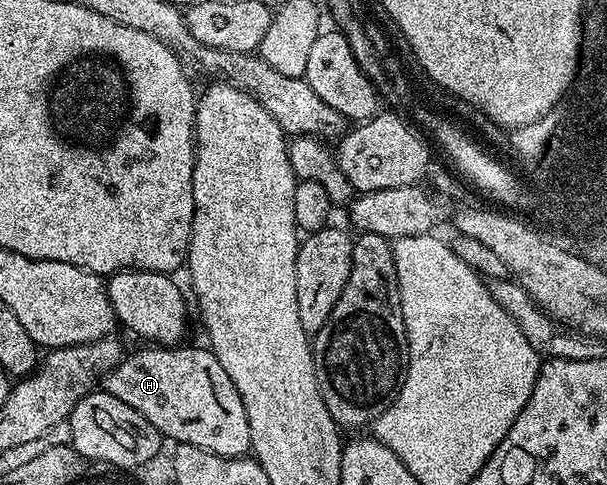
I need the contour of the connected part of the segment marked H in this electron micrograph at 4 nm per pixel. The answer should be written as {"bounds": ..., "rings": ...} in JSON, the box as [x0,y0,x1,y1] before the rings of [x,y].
{"bounds":[100,344,251,458],"rings":[[[179,344],[169,348],[150,348],[154,350],[138,350],[135,354],[127,353],[117,366],[103,374],[100,386],[105,393],[116,396],[116,400],[124,400],[128,408],[136,408],[148,424],[161,432],[163,439],[171,443],[192,444],[196,448],[204,448],[213,454],[225,458],[241,458],[251,453],[250,429],[248,428],[248,412],[244,412],[244,400],[240,400],[240,392],[236,392],[236,384],[220,360],[216,360],[214,351],[202,346],[186,346]]]}

